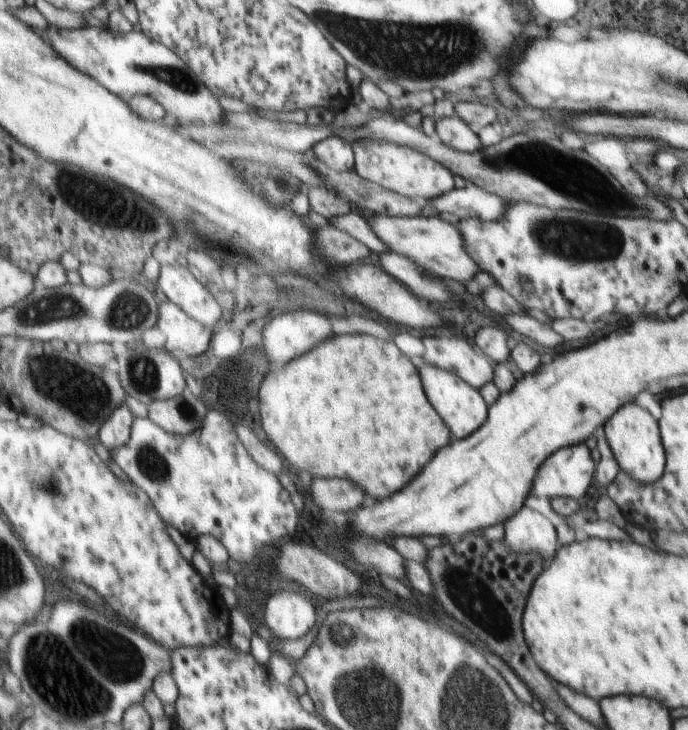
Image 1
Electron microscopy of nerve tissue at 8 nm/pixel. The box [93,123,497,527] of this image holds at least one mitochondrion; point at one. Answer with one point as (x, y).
(203, 236)

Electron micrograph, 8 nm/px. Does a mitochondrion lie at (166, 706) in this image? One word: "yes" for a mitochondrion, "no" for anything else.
no

